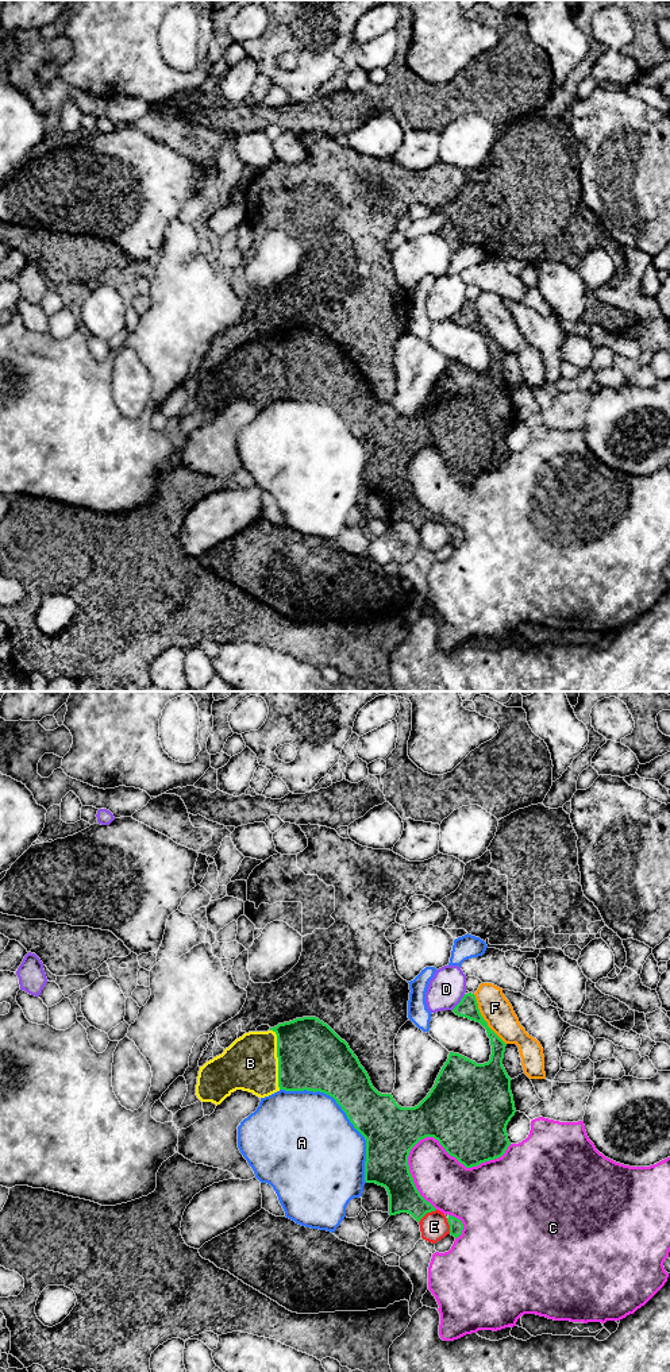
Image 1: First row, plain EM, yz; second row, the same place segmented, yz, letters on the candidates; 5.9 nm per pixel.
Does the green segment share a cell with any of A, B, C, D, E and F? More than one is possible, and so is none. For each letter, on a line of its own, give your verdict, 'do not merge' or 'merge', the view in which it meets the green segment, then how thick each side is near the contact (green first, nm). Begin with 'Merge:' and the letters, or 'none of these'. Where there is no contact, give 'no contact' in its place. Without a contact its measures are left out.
Merge: B
A: do not merge; contact in yz; calibres 280 and 500 nm
B: merge; contact in yz; calibres 400 and 320 nm
C: do not merge; contact in yz; calibres 460 and 300 nm
D: do not merge; contact in yz; calibres 120 and 220 nm
E: do not merge; contact in yz; calibres 180 and 170 nm
F: do not merge; contact in yz; calibres 120 and 180 nm

